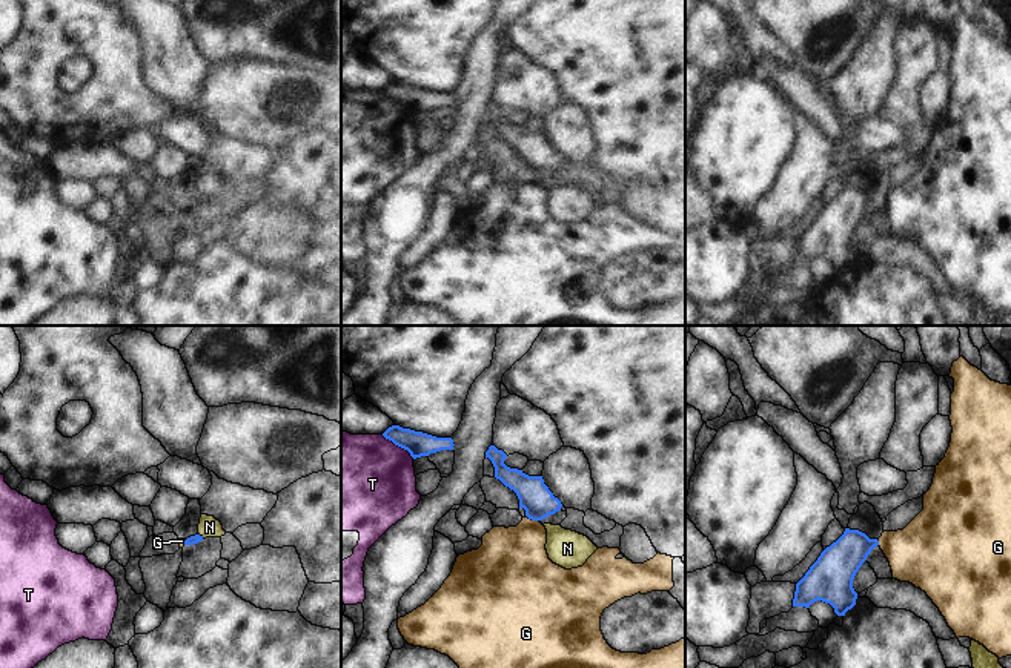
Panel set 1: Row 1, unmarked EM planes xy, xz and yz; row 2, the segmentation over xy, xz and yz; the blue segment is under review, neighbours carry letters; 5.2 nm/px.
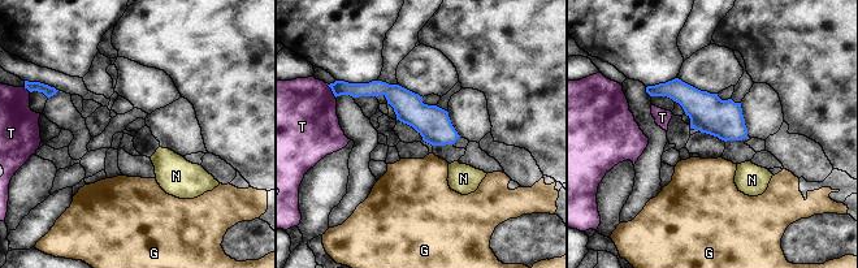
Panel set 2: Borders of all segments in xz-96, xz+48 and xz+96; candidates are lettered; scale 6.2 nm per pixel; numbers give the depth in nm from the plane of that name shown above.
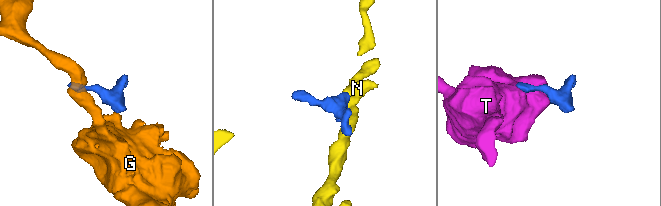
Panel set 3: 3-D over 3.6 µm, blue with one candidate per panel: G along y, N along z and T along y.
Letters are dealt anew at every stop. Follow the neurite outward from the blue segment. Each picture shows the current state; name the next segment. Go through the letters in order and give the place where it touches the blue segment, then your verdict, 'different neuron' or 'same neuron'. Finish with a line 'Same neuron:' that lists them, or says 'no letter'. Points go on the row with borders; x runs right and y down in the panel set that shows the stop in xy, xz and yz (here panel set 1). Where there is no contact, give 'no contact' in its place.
G: meets blue in xz at (533, 519); different neuron
N: meets blue in xy at (198, 535); same neuron
T: meets blue in xz at (398, 446); different neuron
Same neuron: N

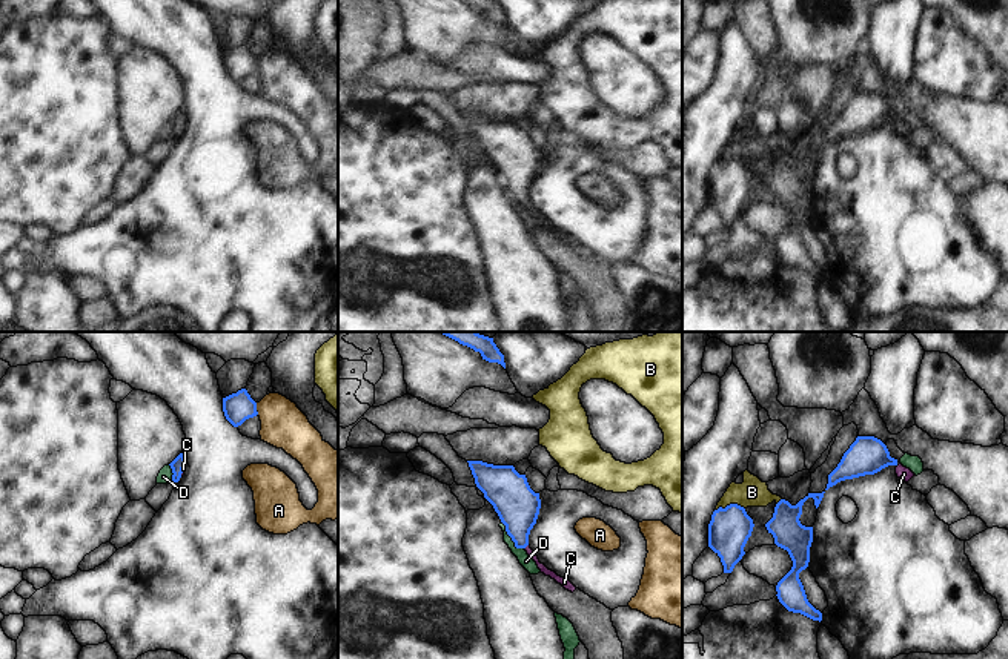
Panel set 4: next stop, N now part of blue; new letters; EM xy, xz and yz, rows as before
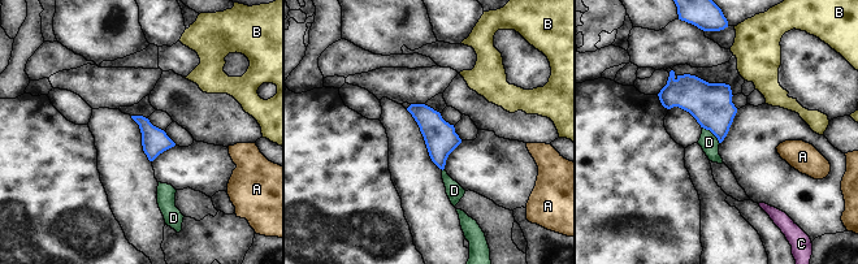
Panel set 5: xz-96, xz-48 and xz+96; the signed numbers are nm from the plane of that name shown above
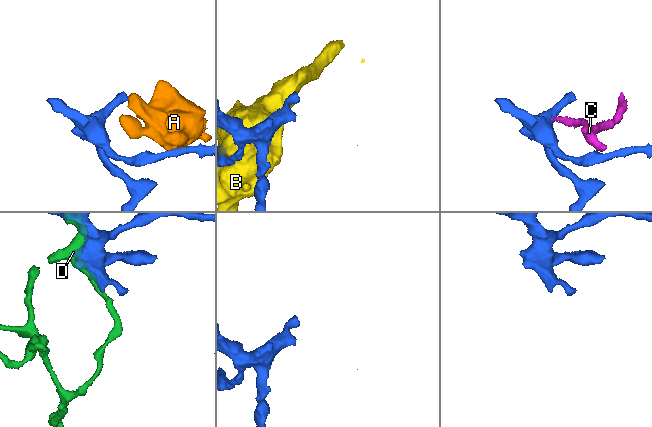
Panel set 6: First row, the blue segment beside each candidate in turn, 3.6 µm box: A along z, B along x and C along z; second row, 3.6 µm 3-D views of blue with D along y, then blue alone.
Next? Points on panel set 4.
A: meets blue in xy at (255, 409); different neuron
B: meets blue in yz at (730, 504); different neuron
C: meets blue in xz at (526, 546); same neuron
D: meets blue in xz at (510, 536); different neuron
Same neuron: C

